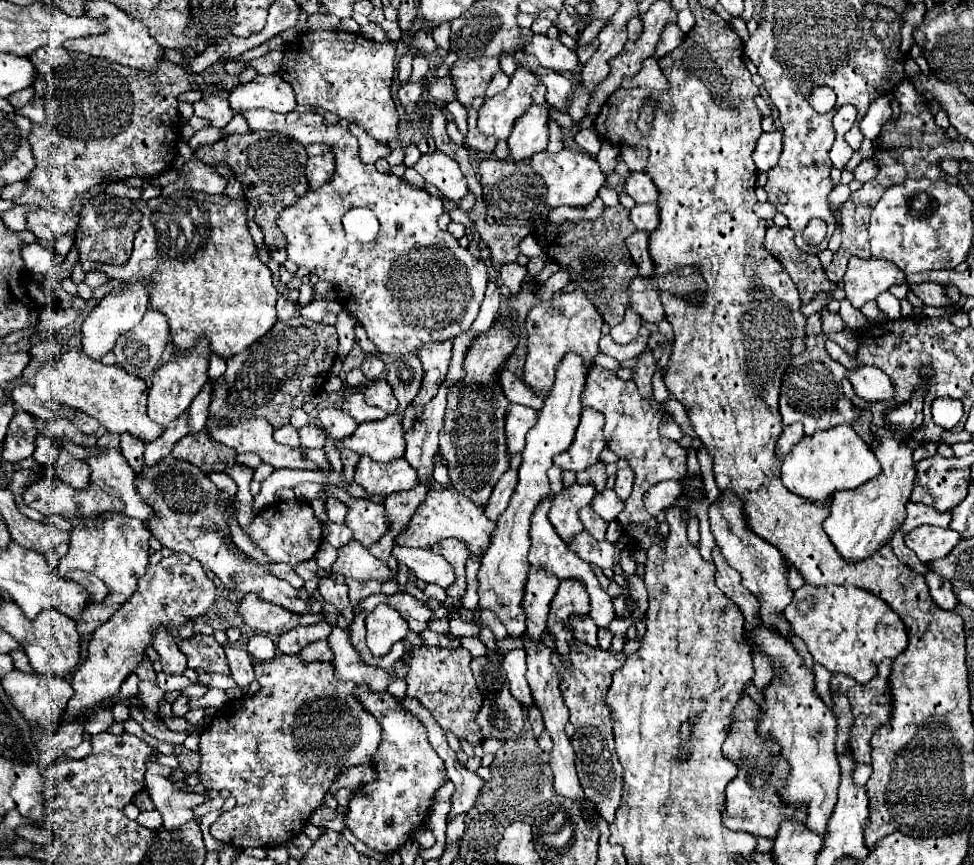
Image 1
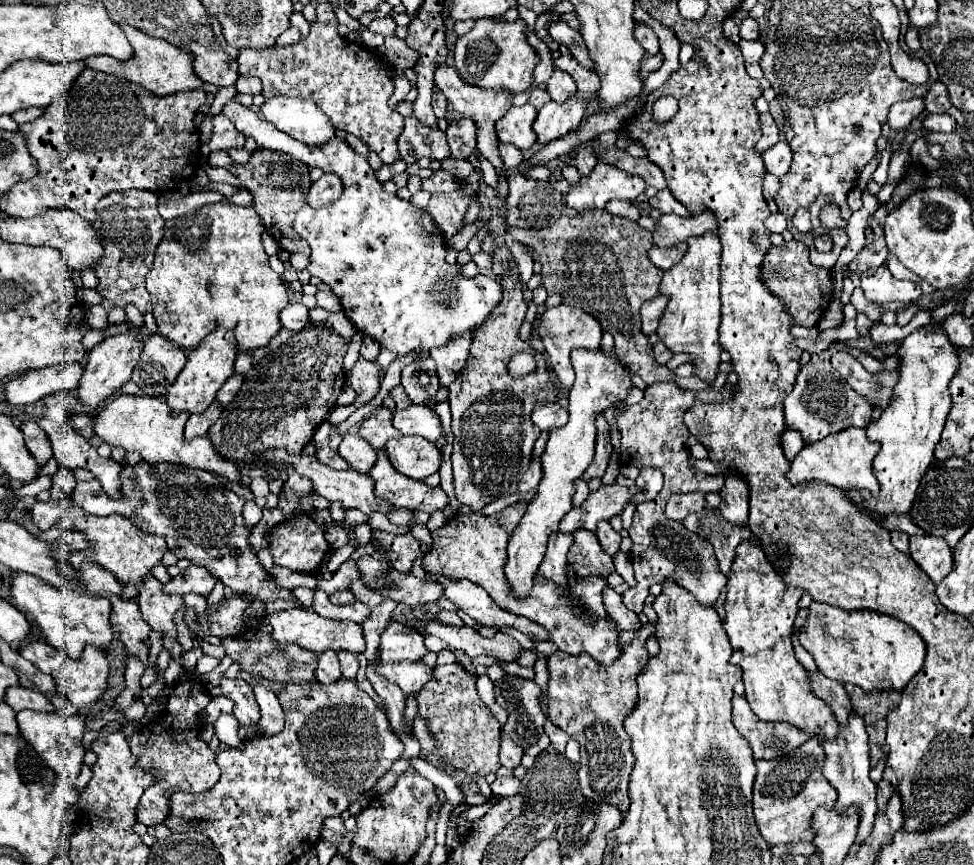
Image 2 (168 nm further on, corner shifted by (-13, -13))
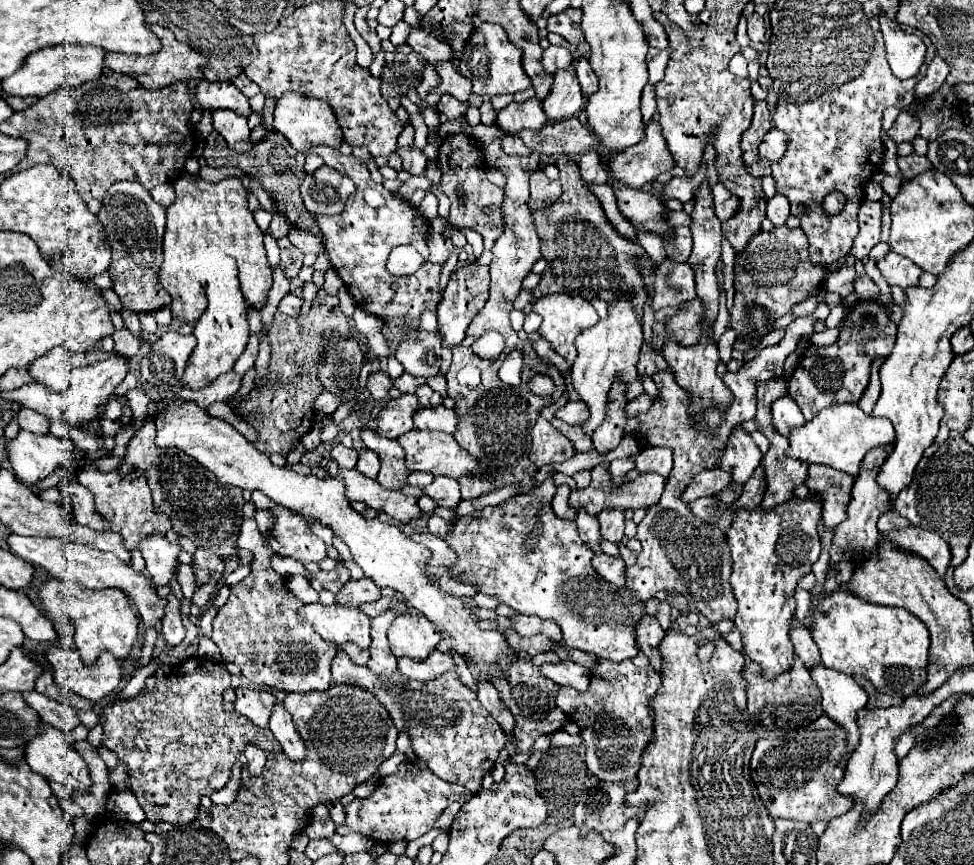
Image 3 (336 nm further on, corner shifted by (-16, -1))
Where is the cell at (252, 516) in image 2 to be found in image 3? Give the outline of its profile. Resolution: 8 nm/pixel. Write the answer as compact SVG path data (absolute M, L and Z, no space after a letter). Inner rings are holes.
M246 519L240 527L240 535L238 535L238 547L246 549L252 553L252 571L246 579L242 579L238 585L234 585L230 589L230 597L226 601L226 605L218 611L218 615L214 617L214 633L212 633L212 641L218 645L220 655L224 659L224 663L234 663L240 667L242 675L254 683L254 685L264 685L264 687L276 687L282 689L286 693L308 693L308 691L326 691L332 683L330 677L330 665L332 659L336 657L336 653L340 651L340 647L336 643L324 641L308 621L300 619L298 609L304 605L300 599L296 599L288 589L286 589L286 581L288 577L278 575L272 567L270 567L270 557L274 555L274 551L266 545L266 537L258 531L258 525L254 519Z

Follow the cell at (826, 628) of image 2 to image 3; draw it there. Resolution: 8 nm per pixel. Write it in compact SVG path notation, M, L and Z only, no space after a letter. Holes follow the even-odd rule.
M840 589L820 603L814 621L812 639L828 669L862 675L878 691L888 695L908 697L924 685L930 639L928 629L916 615L898 607L882 607L862 601L850 591Z

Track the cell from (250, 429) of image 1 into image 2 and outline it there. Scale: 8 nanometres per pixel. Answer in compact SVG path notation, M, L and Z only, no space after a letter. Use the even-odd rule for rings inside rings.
M273 449L273 451L259 451L257 457L269 461L269 463L285 463L289 467L293 467L301 477L307 477L311 479L313 483L313 491L321 497L325 497L327 501L341 501L345 507L355 507L359 511L363 511L365 515L373 513L373 511L381 511L381 513L387 513L393 509L391 503L383 501L383 499L375 499L375 493L373 493L373 479L369 475L357 475L357 471L353 469L345 469L345 471L337 471L329 465L323 465L319 463L315 457L307 457L307 455L289 455L287 451L281 451L281 449Z

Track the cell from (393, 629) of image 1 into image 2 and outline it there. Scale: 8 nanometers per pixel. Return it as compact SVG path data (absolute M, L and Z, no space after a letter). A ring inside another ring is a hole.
M391 621L381 633L381 661L383 663L399 663L399 661L419 661L427 647L423 643L423 635L409 625Z

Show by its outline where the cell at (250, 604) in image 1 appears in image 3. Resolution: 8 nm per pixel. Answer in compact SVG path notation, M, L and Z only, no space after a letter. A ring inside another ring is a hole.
M304 605L300 617L308 619L312 627L322 635L322 639L342 645L352 641L362 649L370 645L370 617L360 609L350 609L344 605Z

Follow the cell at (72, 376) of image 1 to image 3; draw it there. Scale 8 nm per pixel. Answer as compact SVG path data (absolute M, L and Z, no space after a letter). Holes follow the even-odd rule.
M166 401L166 409L154 417L154 423L158 429L158 447L178 447L194 457L202 467L212 471L220 483L234 485L244 491L262 491L276 505L292 511L294 515L302 515L306 523L320 523L332 529L334 537L340 537L350 547L352 559L366 577L370 577L380 589L392 587L394 591L402 593L408 607L418 609L438 627L442 635L446 635L446 639L438 643L438 651L456 653L464 661L474 661L478 675L484 681L490 681L494 665L504 677L508 677L506 673L518 659L518 653L508 645L506 637L500 631L482 631L478 627L480 619L470 611L470 605L462 597L448 595L440 589L440 585L428 573L430 555L424 545L414 543L396 525L380 519L364 519L358 511L354 511L340 479L320 479L316 475L300 475L290 467L276 467L268 455L260 453L252 443L248 443L230 423L212 419L192 401Z

